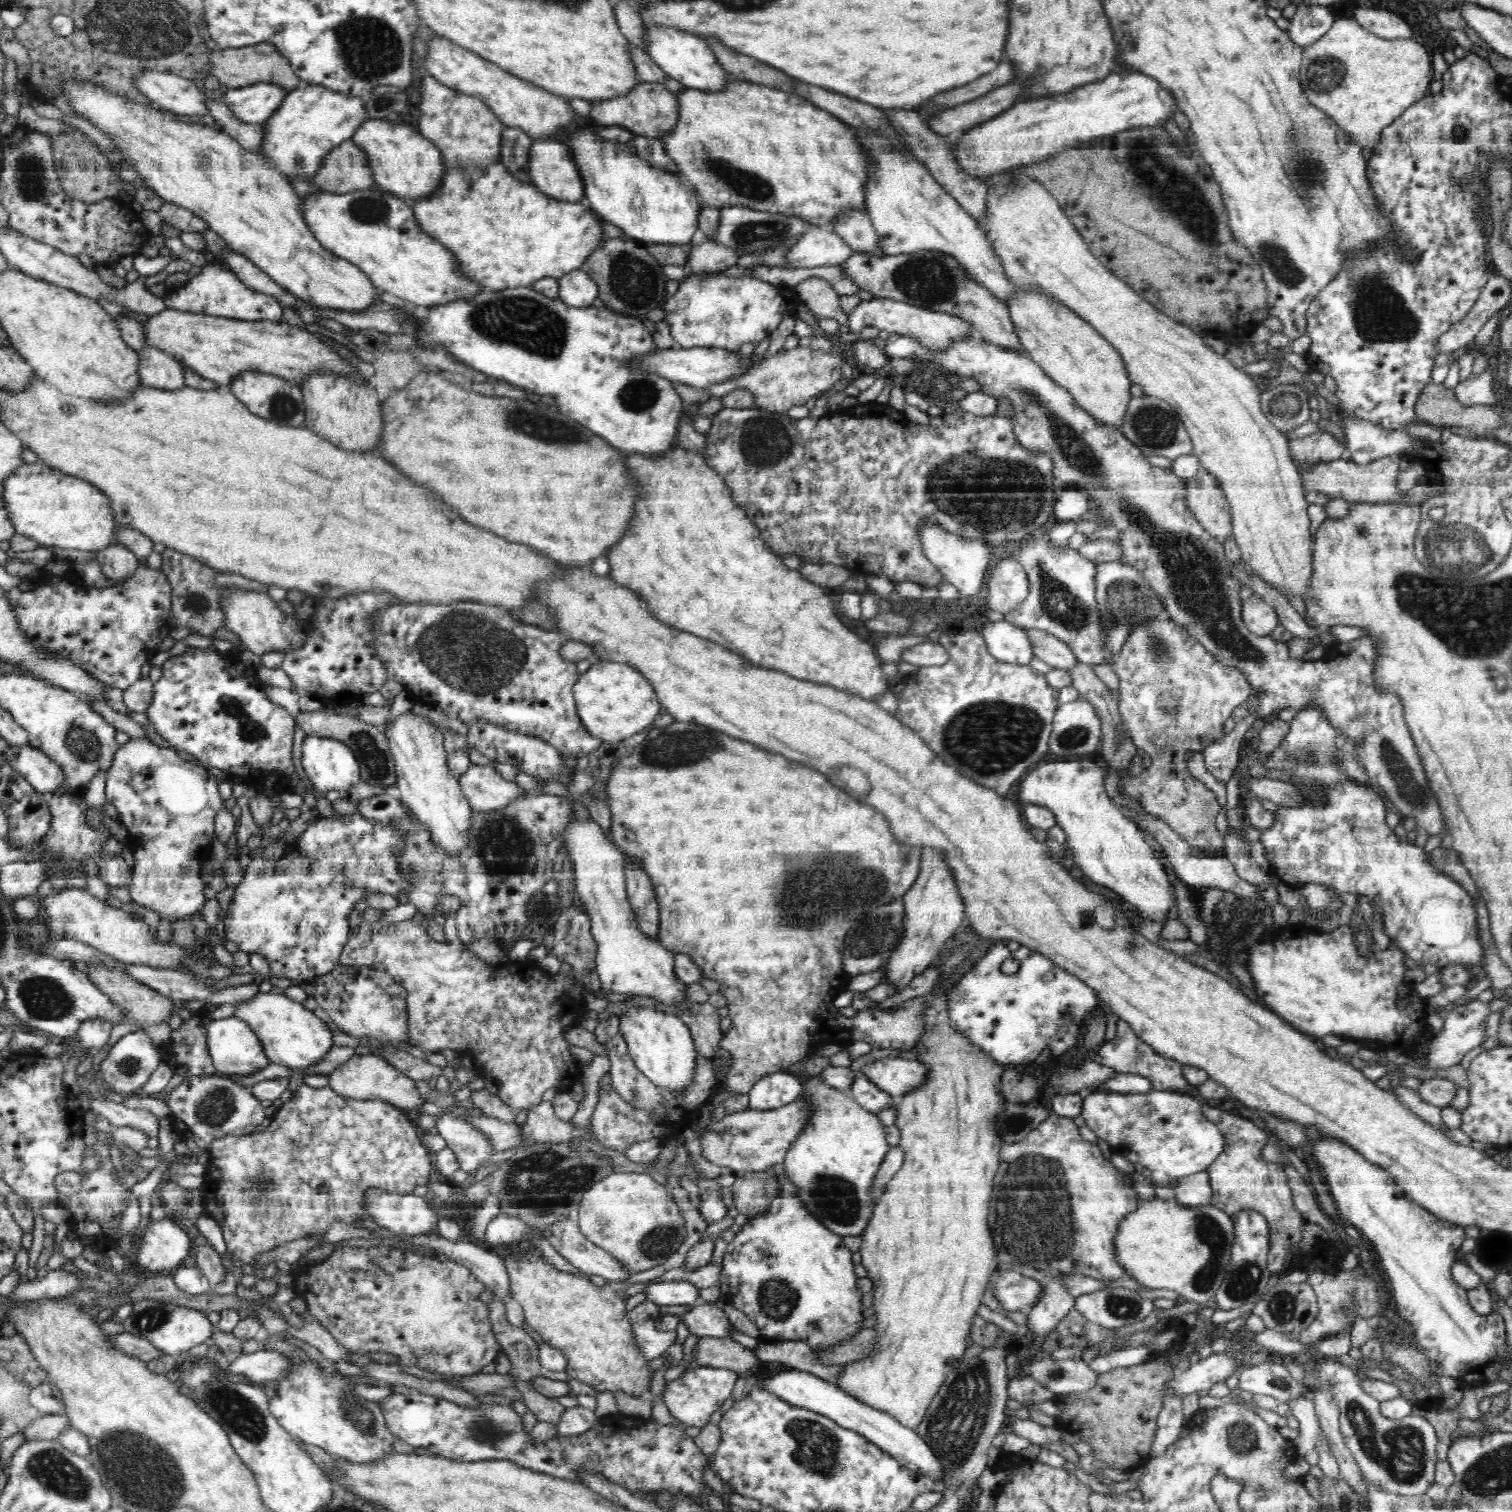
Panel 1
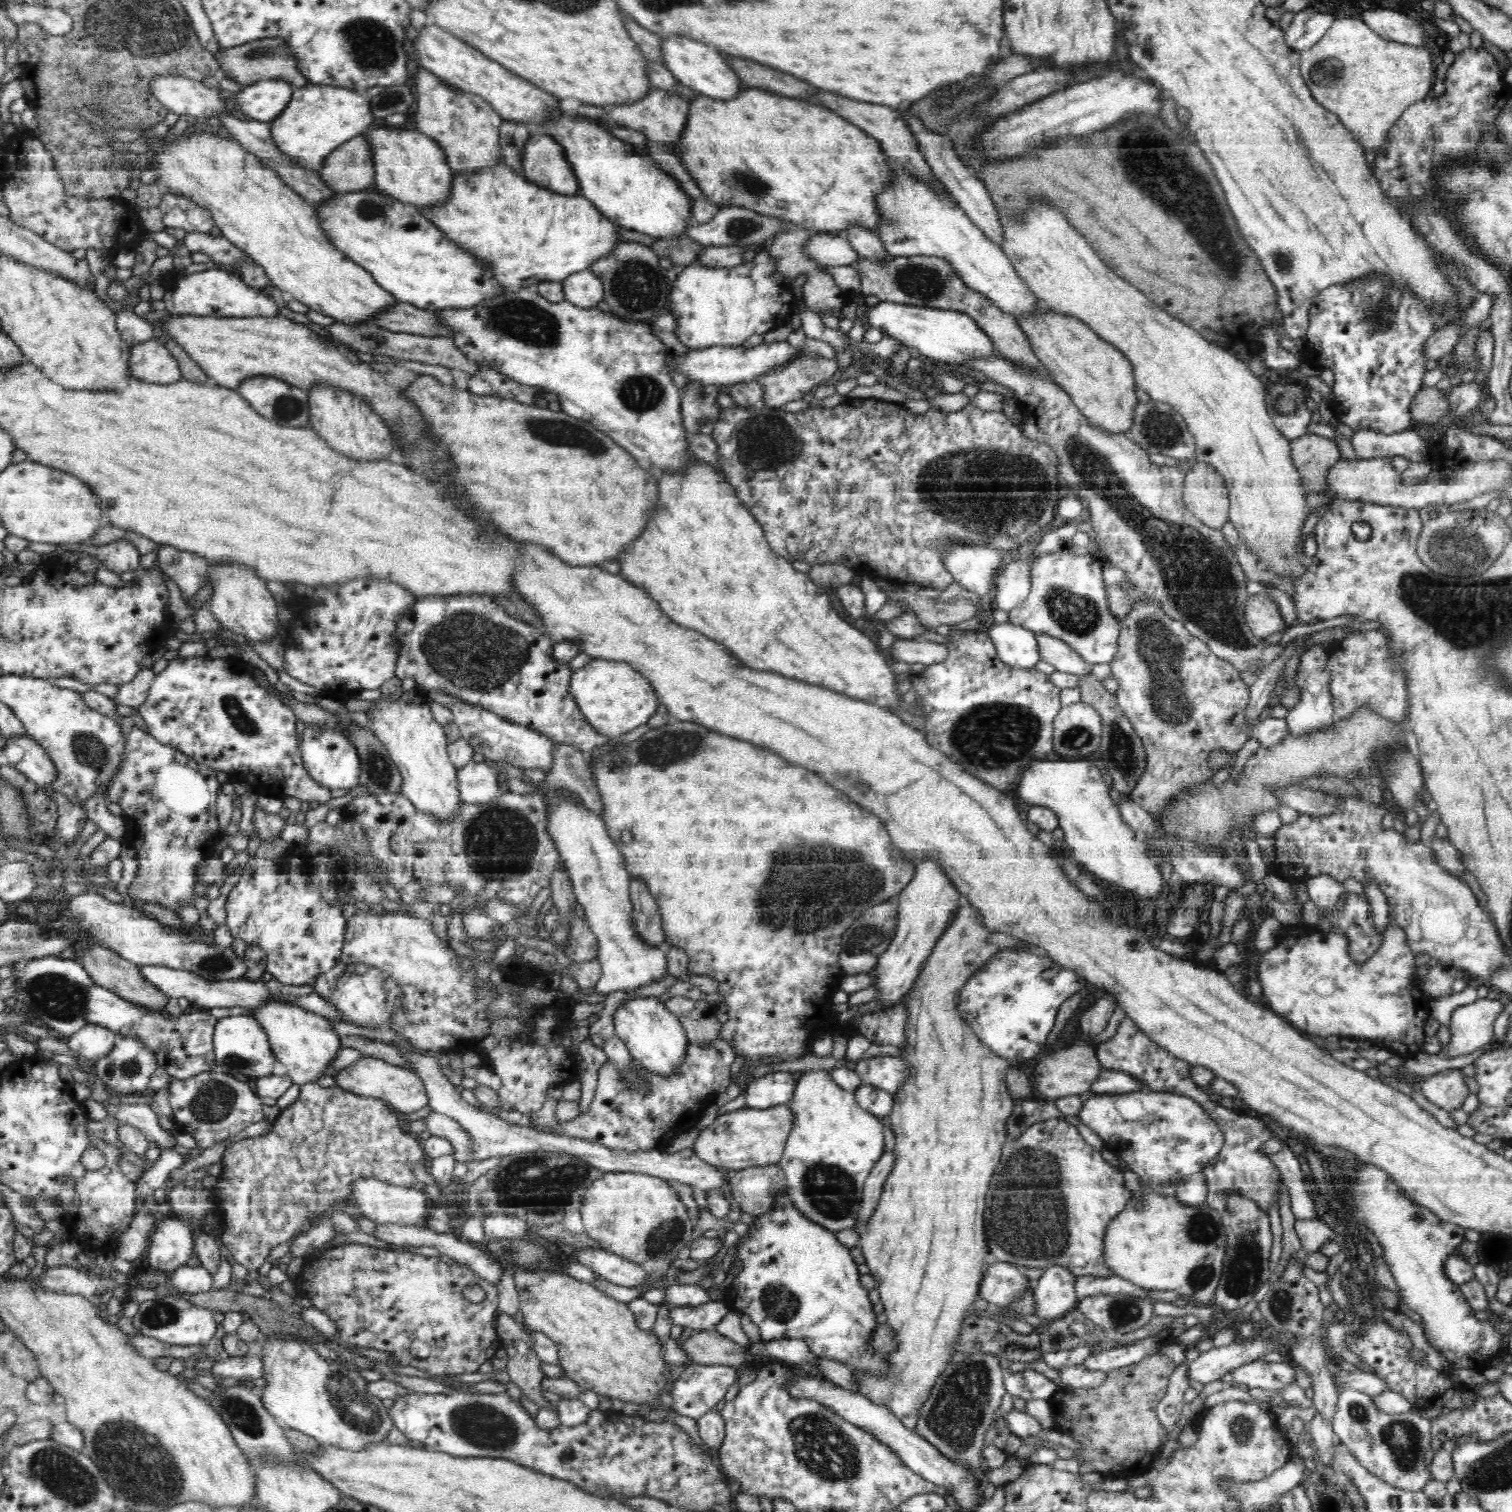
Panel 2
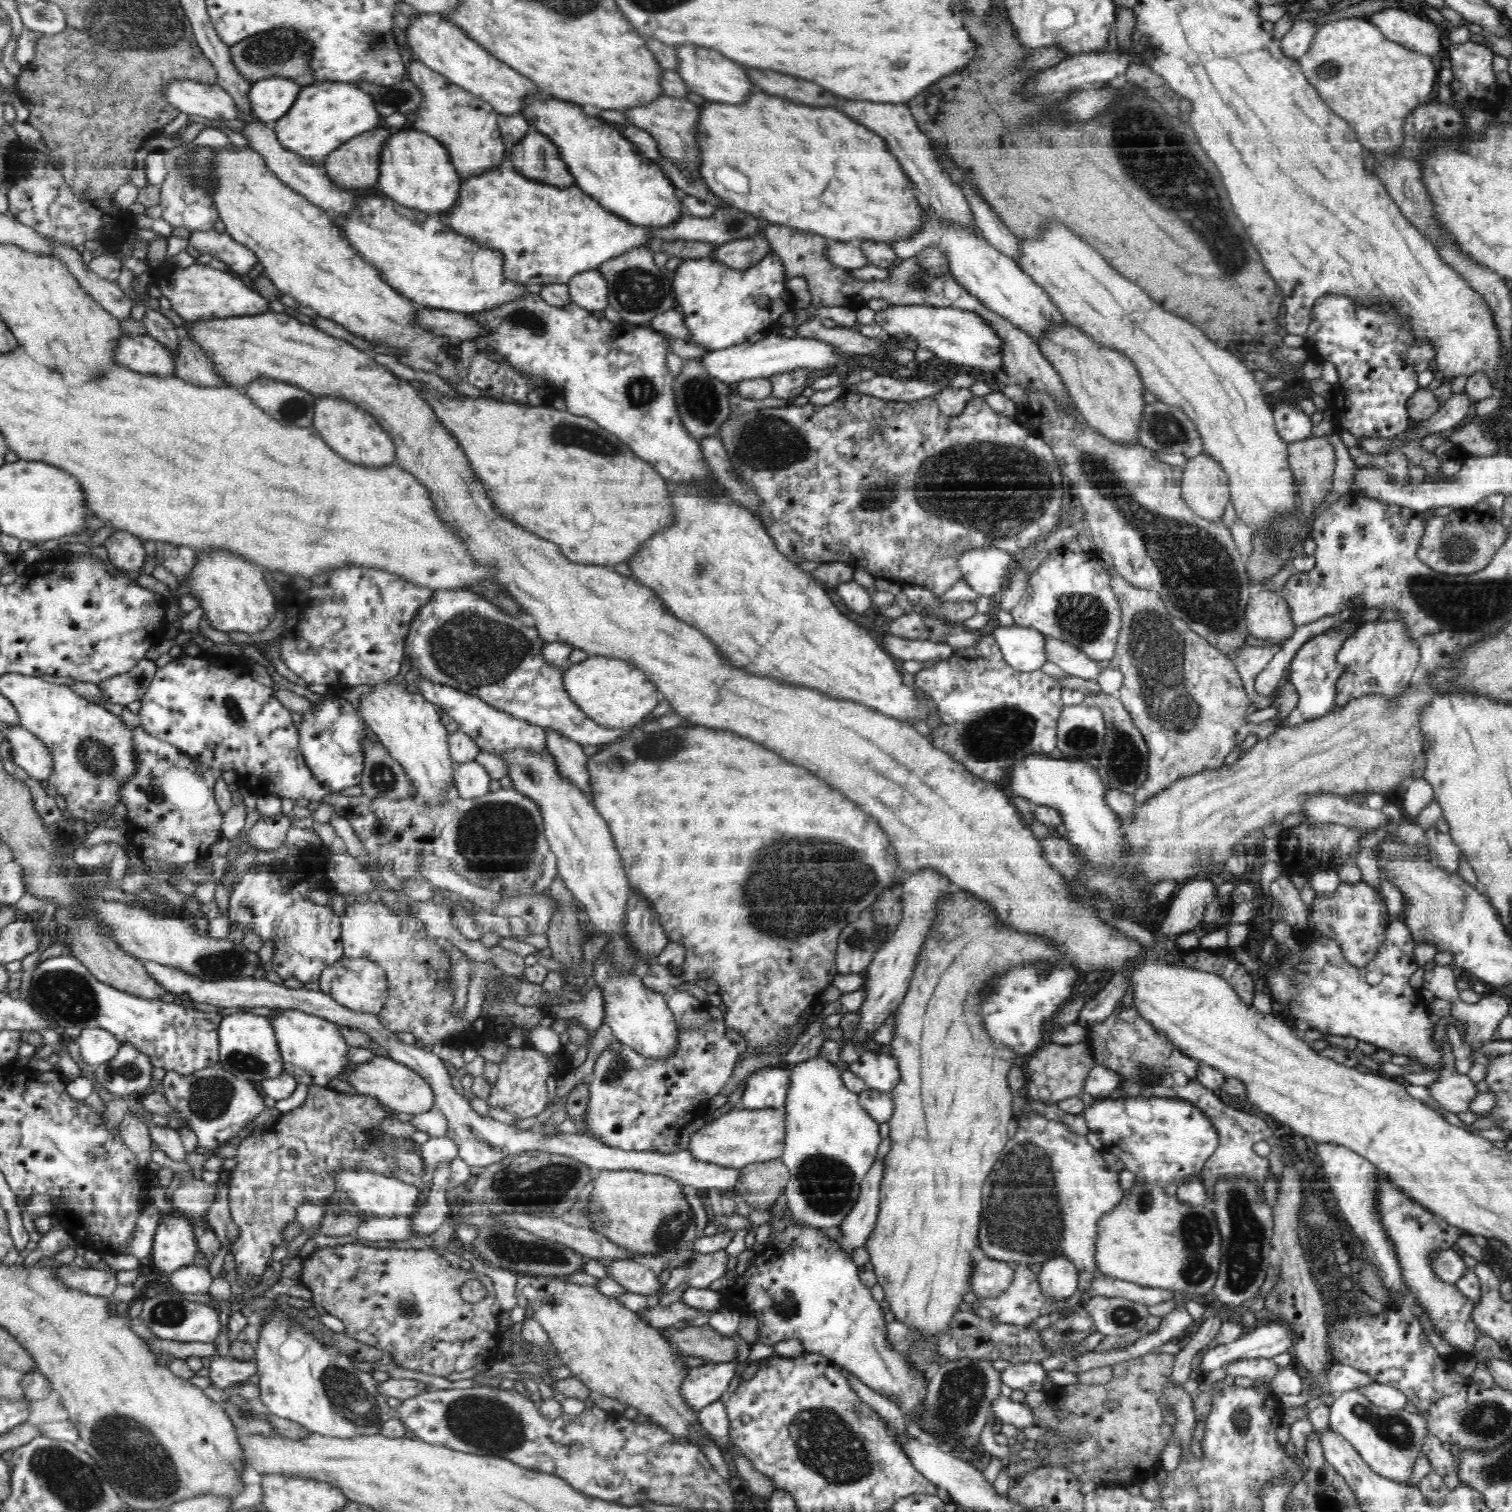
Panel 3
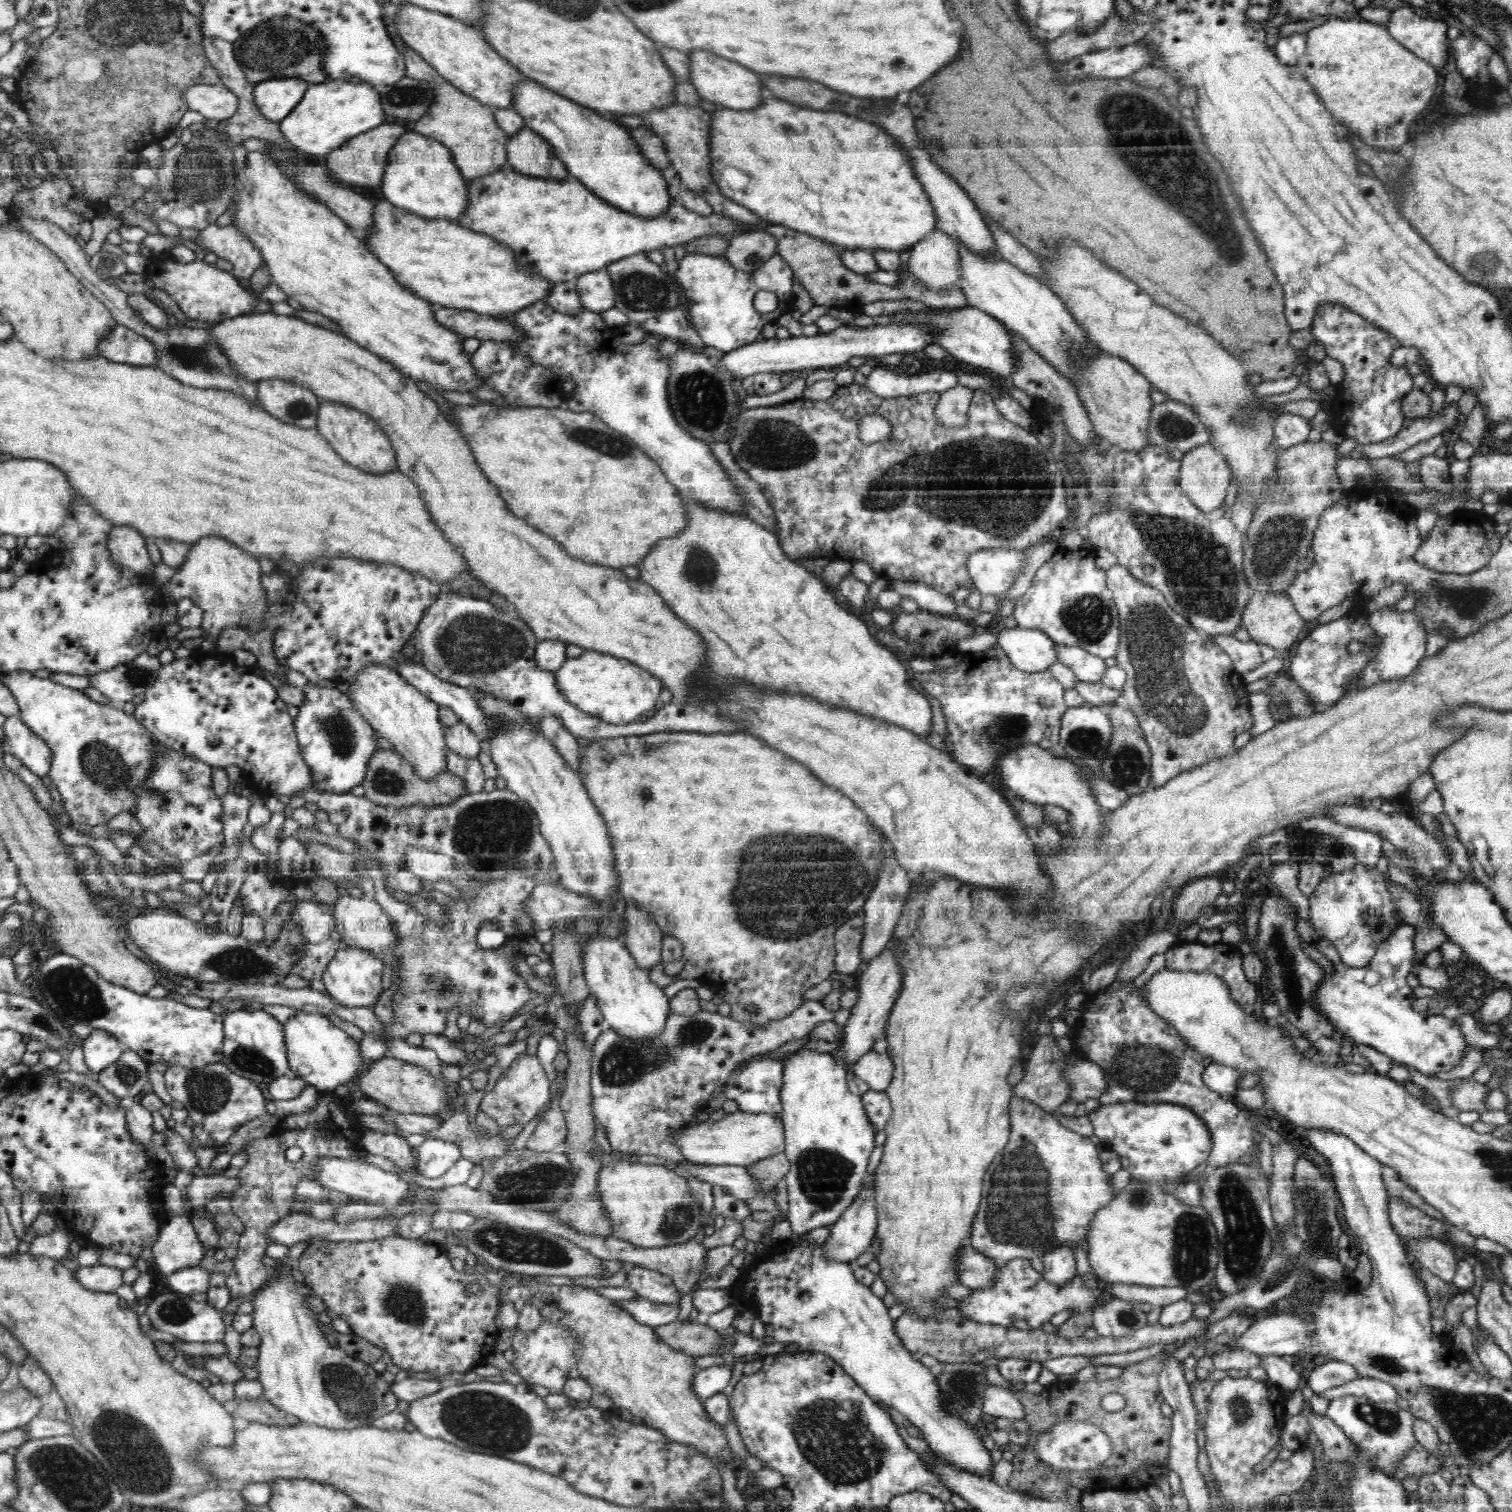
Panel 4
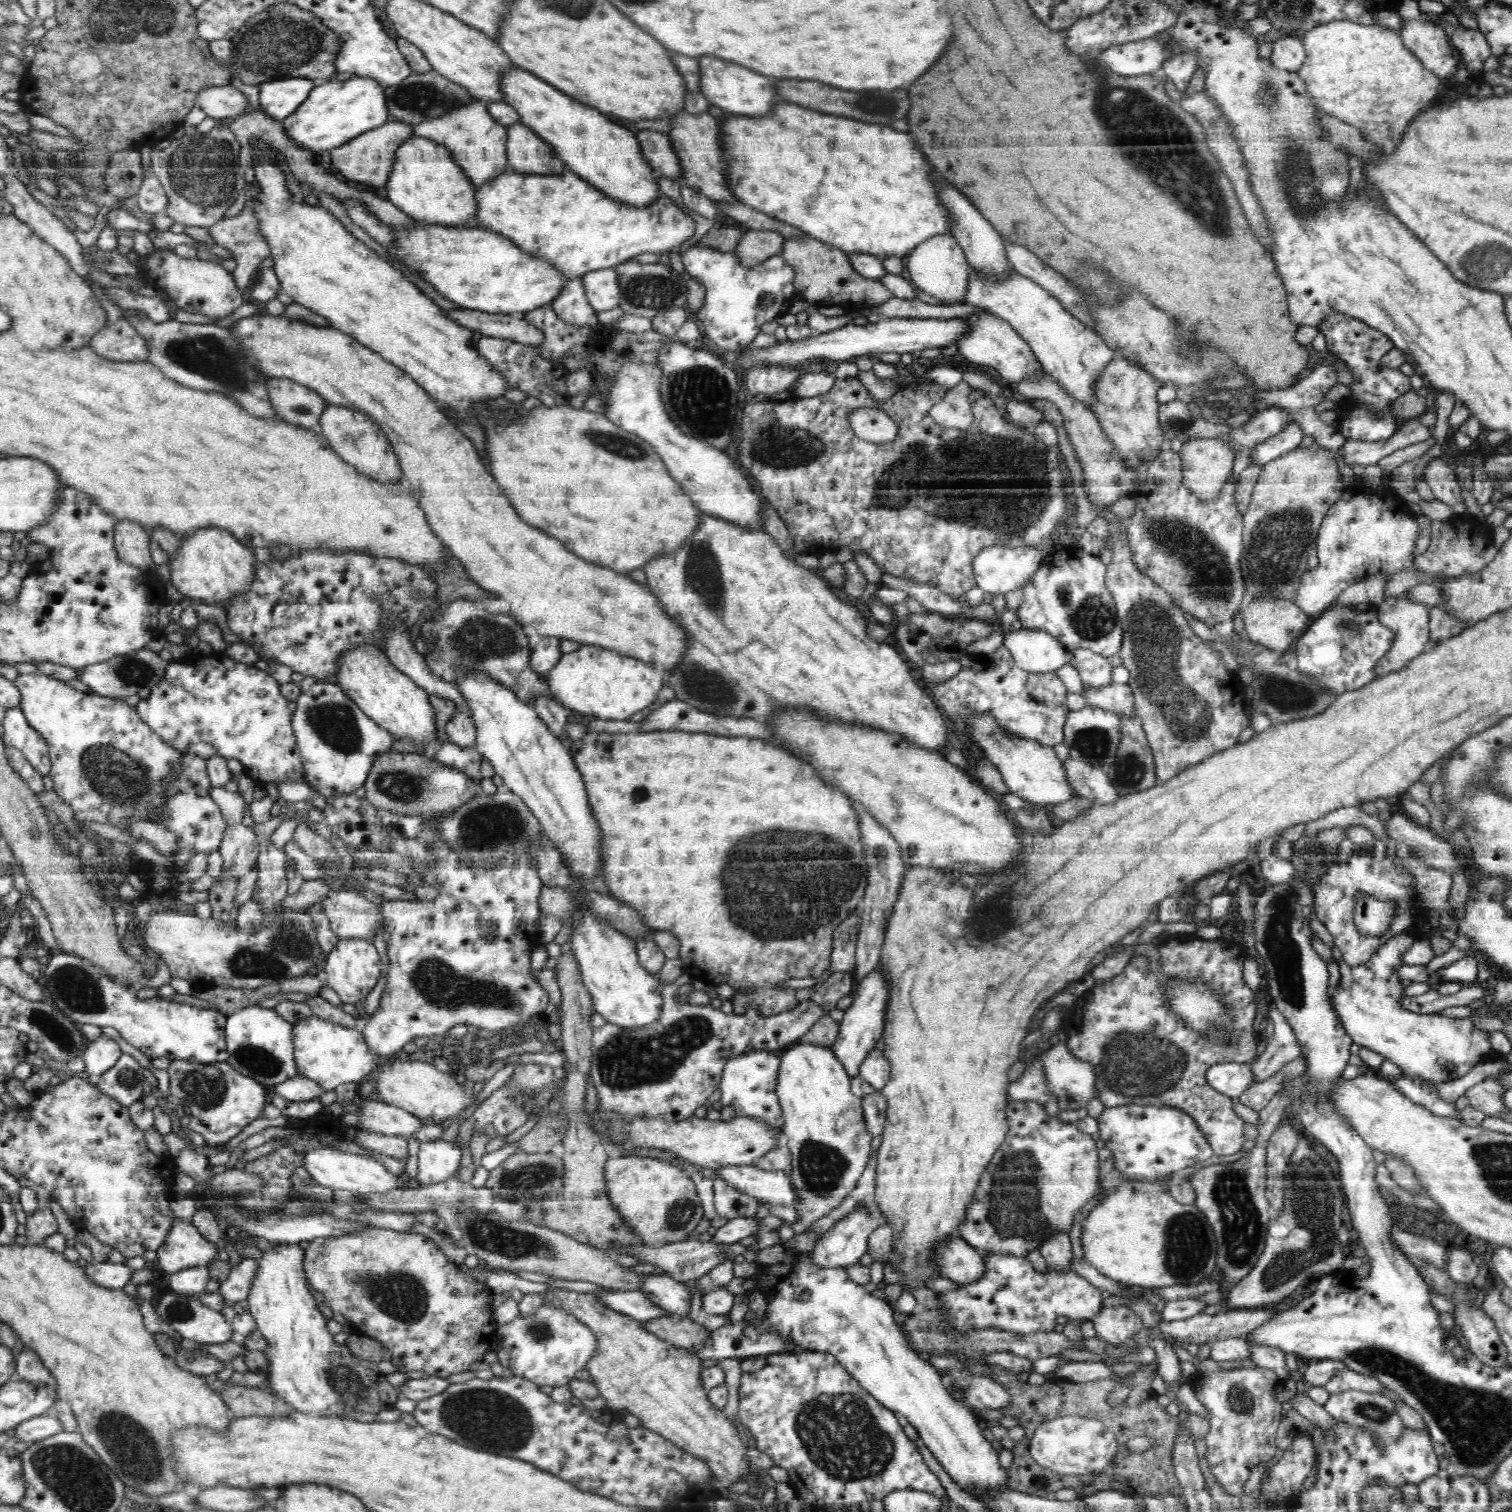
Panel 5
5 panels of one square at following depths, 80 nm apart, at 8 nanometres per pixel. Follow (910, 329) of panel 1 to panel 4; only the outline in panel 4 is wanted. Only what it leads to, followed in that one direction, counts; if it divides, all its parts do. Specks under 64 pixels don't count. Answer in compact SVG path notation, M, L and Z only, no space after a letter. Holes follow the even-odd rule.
M972 307L964 309L946 310L931 309L928 312L898 312L892 316L873 317L874 324L888 326L890 322L922 322L933 323L933 326L940 326L942 334L934 338L934 344L943 348L948 354L955 356L958 360L988 368L1000 375L1012 376L1015 371L1014 343L1008 328L1000 320L990 314Z

